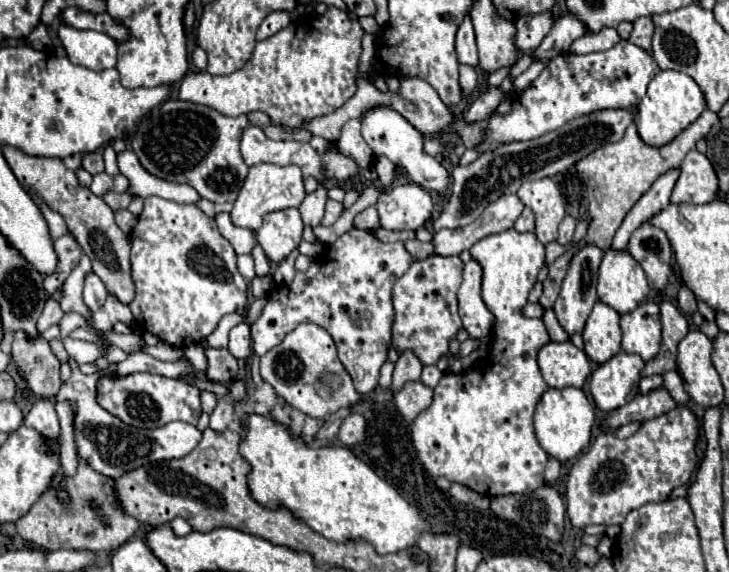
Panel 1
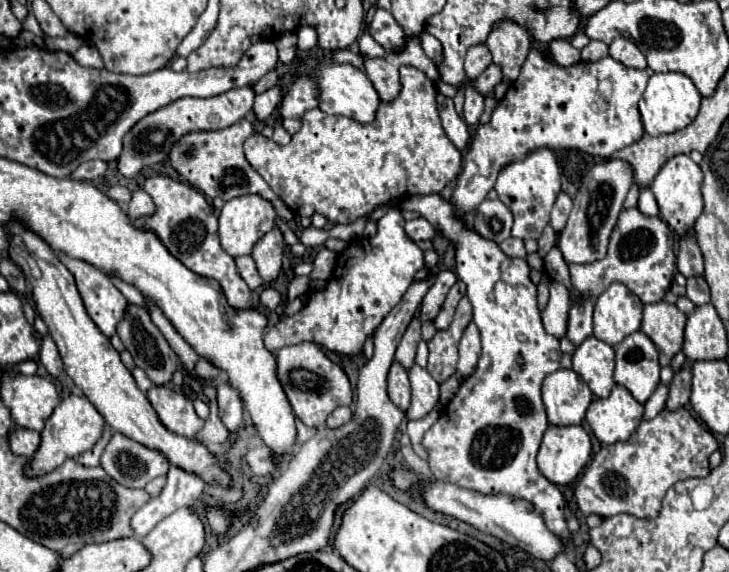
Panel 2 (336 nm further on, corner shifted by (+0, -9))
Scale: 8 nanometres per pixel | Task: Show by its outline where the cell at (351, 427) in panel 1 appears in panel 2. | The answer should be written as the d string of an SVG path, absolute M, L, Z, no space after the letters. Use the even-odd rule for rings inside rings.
M338 407L338 409L334 409L332 415L326 419L326 427L330 427L330 429L342 427L342 425L346 425L346 423L350 421L350 417L352 417L350 407Z

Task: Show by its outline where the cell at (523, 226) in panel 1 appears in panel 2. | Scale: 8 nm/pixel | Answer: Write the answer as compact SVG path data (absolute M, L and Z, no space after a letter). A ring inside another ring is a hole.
M508 237L506 241L500 243L502 251L508 255L508 257L526 257L526 249L524 249L524 241L522 239L516 239L516 237Z

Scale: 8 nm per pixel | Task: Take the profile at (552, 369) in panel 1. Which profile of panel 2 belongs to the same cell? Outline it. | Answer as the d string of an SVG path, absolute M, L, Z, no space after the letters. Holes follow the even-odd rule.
M558 369L544 379L542 401L550 425L580 425L592 391L574 369Z

